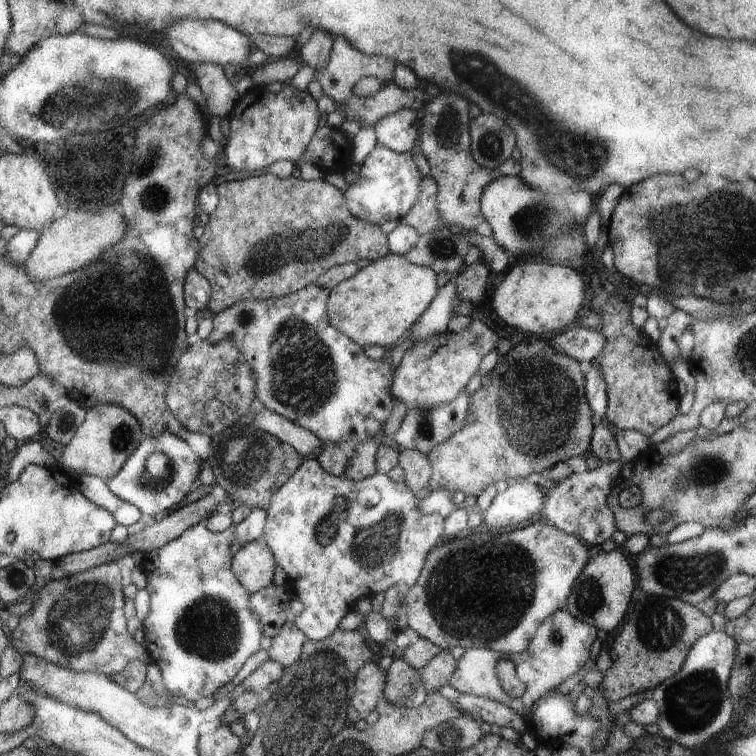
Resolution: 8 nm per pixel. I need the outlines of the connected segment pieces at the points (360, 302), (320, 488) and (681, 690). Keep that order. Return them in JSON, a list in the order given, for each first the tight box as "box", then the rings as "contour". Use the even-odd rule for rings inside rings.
[{"box":[326,253,436,349],"contour":[[[387,253],[383,258],[369,261],[367,266],[357,269],[355,274],[340,280],[331,288],[326,298],[328,323],[361,347],[377,344],[391,349],[391,344],[395,346],[395,340],[401,338],[423,314],[436,292],[435,273],[430,268],[407,262],[402,256]]]},{"box":[261,456,444,641],"contour":[[[315,456],[303,462],[302,466],[277,491],[272,492],[271,500],[268,501],[268,507],[266,508],[264,523],[261,526],[261,536],[269,545],[278,566],[283,569],[283,572],[289,578],[289,582],[292,584],[291,592],[293,592],[294,596],[303,605],[301,612],[293,617],[293,622],[307,638],[312,641],[318,641],[329,636],[331,632],[338,628],[338,622],[343,616],[353,610],[352,607],[357,598],[363,598],[363,596],[371,598],[377,592],[383,592],[386,588],[393,587],[394,584],[399,585],[398,589],[403,596],[407,592],[407,589],[417,580],[423,566],[423,561],[425,560],[425,555],[436,545],[436,542],[441,542],[442,524],[444,521],[444,517],[440,513],[420,513],[417,510],[420,500],[404,482],[396,483],[395,481],[391,481],[385,473],[375,472],[360,481],[349,480],[343,475],[339,475],[338,477],[333,476],[331,473],[325,472],[318,465]]]},{"box":[651,630,736,749],"contour":[[[711,630],[695,640],[689,647],[683,664],[675,674],[652,688],[651,700],[659,709],[659,716],[655,722],[659,726],[659,737],[676,742],[685,748],[693,749],[717,736],[721,730],[728,729],[725,724],[731,718],[732,704],[726,682],[733,666],[736,646],[735,641],[727,633]]]}]

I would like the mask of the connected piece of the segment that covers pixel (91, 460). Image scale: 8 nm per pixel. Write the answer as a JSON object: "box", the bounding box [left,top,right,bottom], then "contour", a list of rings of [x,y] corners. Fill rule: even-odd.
{"box":[56,403,146,482],"contour":[[[99,403],[88,410],[85,422],[56,463],[57,470],[67,474],[97,475],[107,482],[122,470],[146,437],[142,424],[132,412],[116,404]]]}

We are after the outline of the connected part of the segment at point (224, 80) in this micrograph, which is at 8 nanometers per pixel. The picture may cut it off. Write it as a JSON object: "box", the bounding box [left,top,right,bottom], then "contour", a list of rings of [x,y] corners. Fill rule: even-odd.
{"box":[190,63,242,118],"contour":[[[196,63],[190,68],[194,72],[211,115],[228,118],[242,95],[239,95],[234,83],[229,82],[223,65]]]}

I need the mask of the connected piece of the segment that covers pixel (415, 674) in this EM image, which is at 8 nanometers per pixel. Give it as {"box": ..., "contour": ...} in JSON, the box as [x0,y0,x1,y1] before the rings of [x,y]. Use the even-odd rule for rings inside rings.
{"box":[382,654,428,707],"contour":[[[396,654],[385,673],[382,696],[398,707],[416,707],[428,695],[420,681],[419,671],[410,667]]]}

